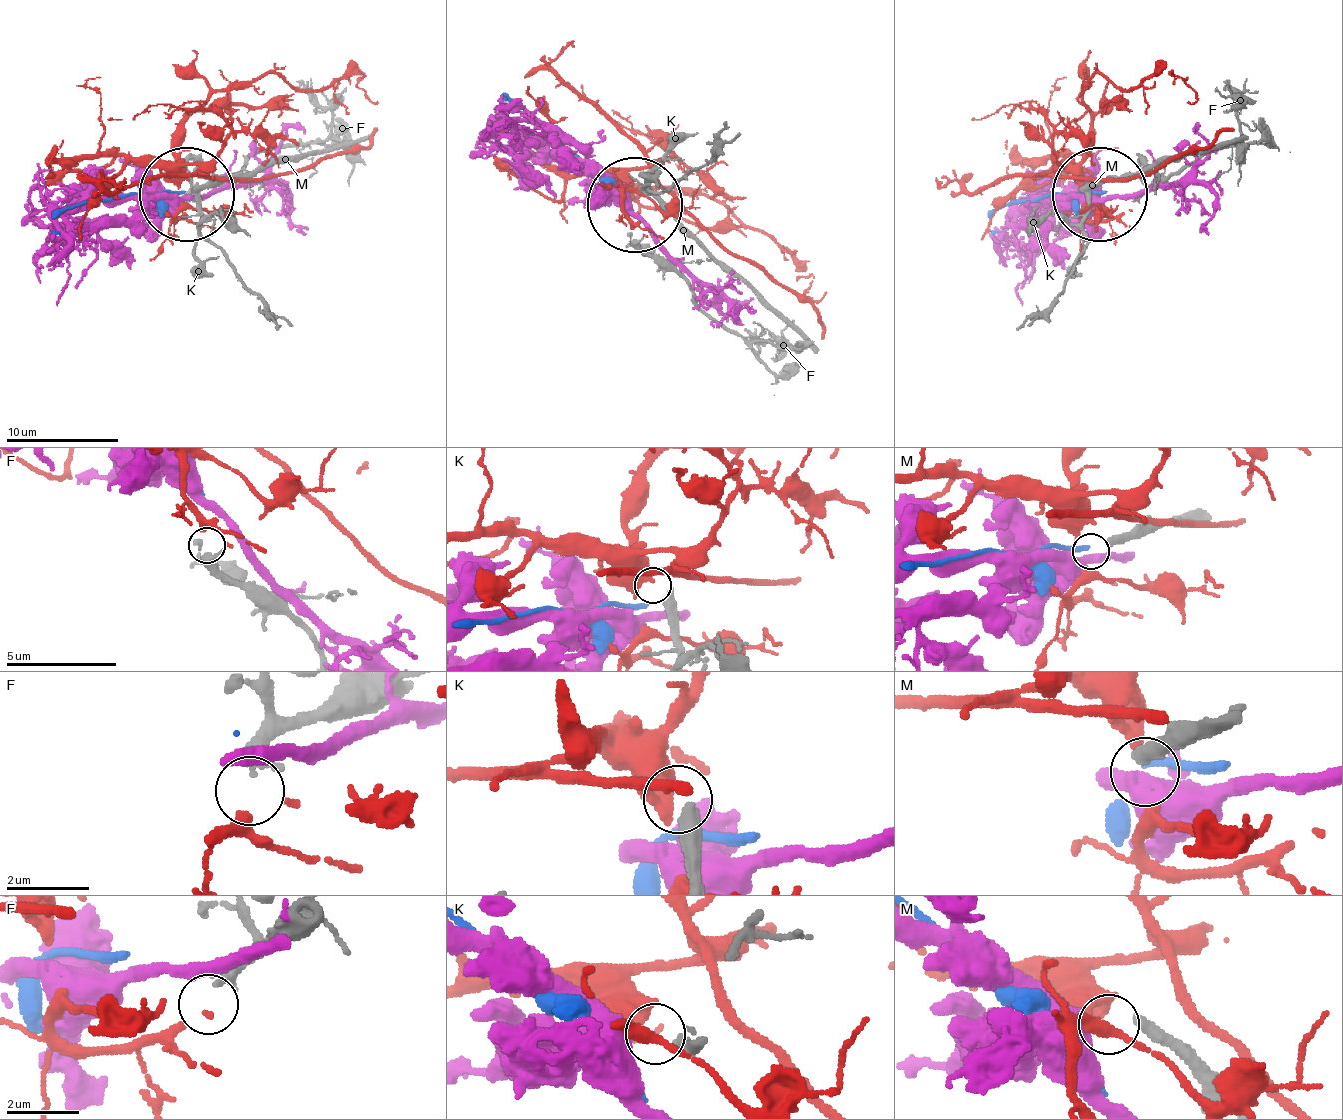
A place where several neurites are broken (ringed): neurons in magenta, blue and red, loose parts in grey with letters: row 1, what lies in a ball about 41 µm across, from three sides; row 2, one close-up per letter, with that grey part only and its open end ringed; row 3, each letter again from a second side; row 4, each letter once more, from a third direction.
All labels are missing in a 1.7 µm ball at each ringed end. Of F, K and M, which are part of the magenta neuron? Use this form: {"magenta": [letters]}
{"magenta": ["M"]}

